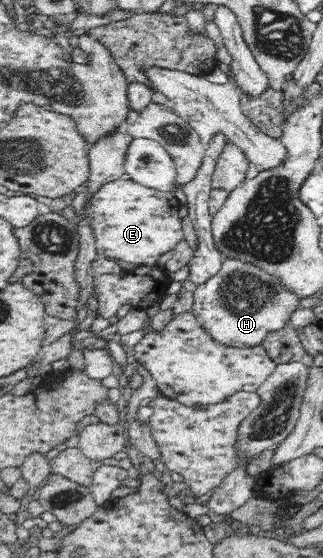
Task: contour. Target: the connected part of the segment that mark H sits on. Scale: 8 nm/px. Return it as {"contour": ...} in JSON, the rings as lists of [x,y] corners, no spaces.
{"contour":[[[228,256],[223,258],[218,274],[214,274],[201,285],[196,285],[196,289],[192,293],[194,305],[190,312],[196,316],[198,323],[202,323],[202,331],[206,331],[216,343],[238,349],[257,347],[268,335],[288,326],[290,316],[299,310],[302,300],[297,294],[288,290],[277,276],[253,264]]]}

